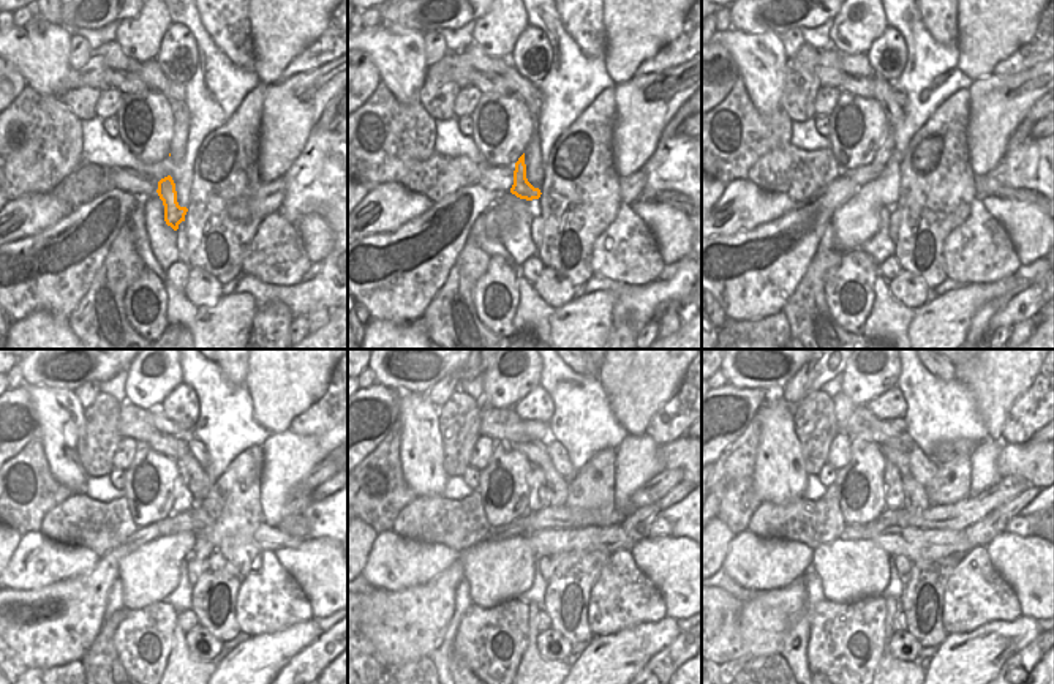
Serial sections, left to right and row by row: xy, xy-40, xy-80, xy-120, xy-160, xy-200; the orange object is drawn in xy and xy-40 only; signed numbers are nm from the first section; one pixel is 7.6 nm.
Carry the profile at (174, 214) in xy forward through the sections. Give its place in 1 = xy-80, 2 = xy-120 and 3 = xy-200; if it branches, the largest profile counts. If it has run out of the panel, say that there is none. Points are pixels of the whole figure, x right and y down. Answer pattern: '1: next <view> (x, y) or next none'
1: next xy-80 (888, 147)
2: next xy-120 (184, 499)
3: next xy-200 (893, 481)

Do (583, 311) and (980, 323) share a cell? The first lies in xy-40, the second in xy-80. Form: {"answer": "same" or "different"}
{"answer": "different"}

